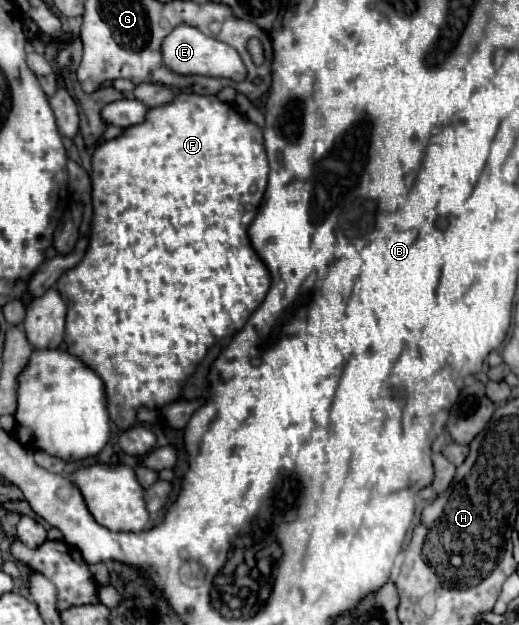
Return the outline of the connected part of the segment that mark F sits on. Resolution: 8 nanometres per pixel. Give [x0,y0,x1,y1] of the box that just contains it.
[57,91,271,429]

